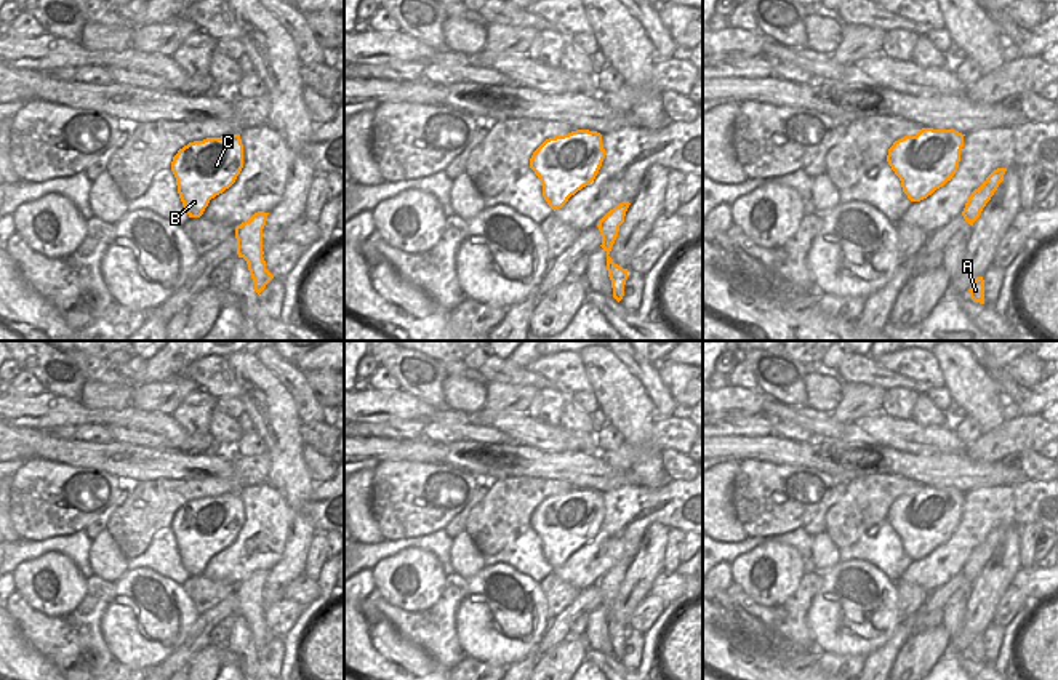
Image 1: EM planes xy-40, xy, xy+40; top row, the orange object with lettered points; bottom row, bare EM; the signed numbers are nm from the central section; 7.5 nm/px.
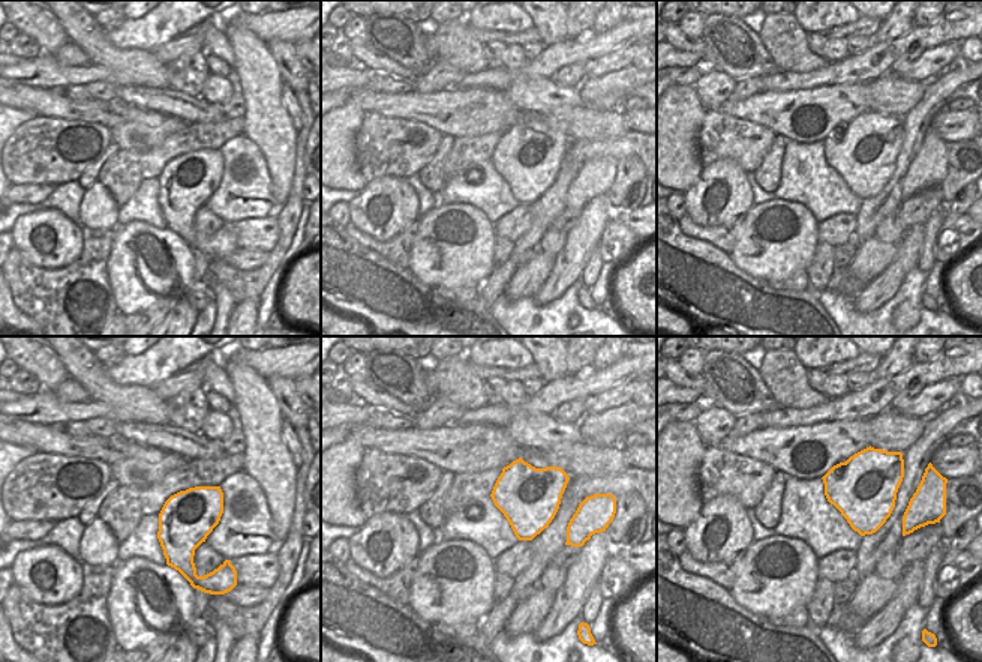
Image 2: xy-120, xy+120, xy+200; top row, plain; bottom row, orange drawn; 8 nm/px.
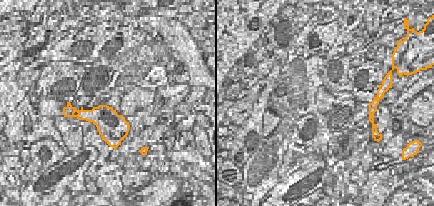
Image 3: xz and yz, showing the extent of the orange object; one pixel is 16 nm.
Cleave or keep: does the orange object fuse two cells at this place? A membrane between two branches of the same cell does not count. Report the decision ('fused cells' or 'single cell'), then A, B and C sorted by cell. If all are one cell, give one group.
single cell | A B C

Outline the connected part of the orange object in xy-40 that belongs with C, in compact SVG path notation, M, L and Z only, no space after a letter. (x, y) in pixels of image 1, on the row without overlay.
M240 493L194 499L171 520L178 552L189 576L200 576L210 558L229 547L243 526Z

